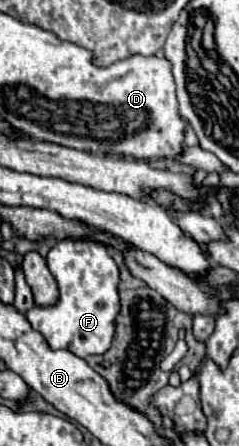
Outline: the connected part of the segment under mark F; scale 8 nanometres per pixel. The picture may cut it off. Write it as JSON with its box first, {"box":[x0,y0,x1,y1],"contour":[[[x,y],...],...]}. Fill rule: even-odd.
{"box":[25,241,119,357],"contour":[[[57,241],[49,255],[47,265],[53,273],[53,277],[59,283],[59,301],[53,307],[33,307],[25,313],[31,327],[43,335],[47,345],[51,349],[67,349],[77,357],[87,357],[93,353],[103,355],[111,347],[111,339],[115,333],[115,317],[119,315],[119,295],[117,295],[117,283],[119,283],[119,267],[107,253],[103,245],[97,243],[83,243],[83,241]]]}

